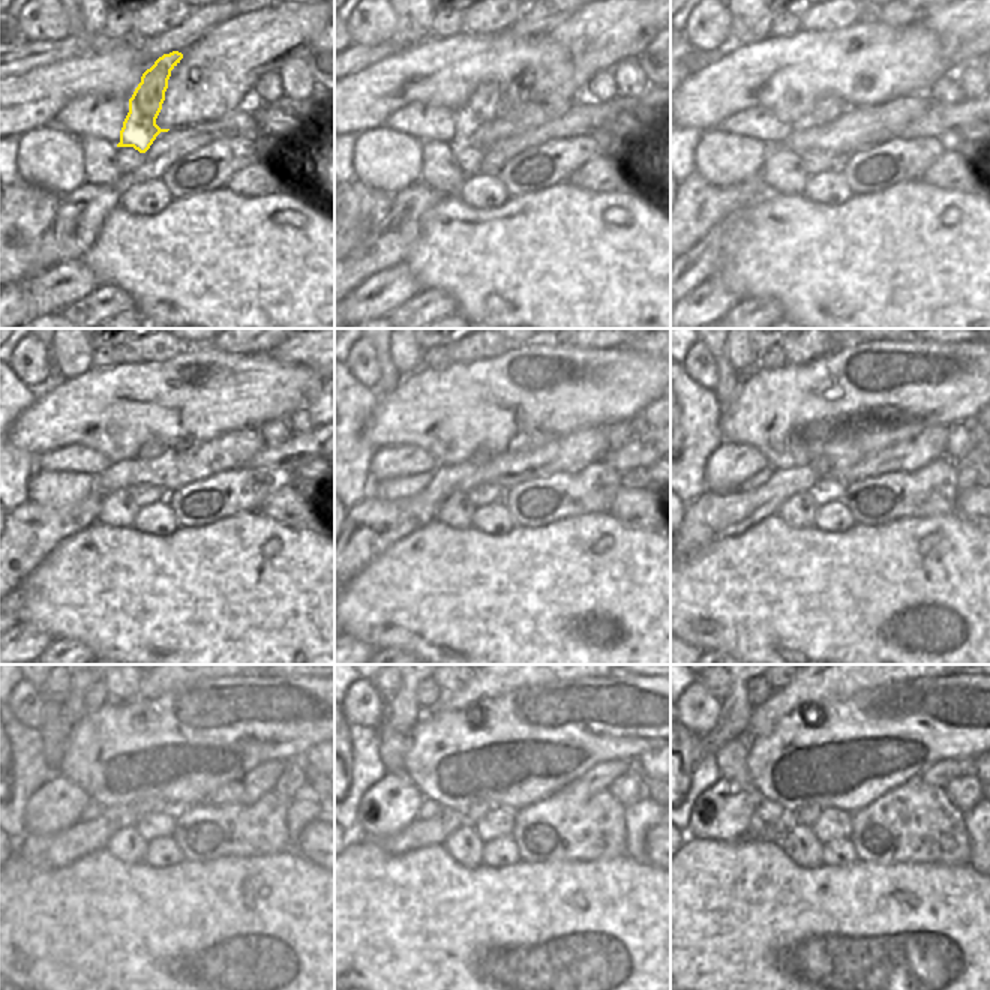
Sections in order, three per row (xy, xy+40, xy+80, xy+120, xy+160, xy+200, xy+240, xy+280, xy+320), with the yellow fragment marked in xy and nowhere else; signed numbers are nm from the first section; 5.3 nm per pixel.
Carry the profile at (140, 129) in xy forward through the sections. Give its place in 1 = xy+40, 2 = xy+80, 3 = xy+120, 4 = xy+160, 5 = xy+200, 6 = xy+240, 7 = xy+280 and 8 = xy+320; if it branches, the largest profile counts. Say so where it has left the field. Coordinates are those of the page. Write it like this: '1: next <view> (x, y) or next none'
1: next xy+40 (483, 105)
2: next xy+80 (828, 107)
3: next xy+120 (153, 447)
4: next xy+160 (483, 455)
5: next xy+200 (822, 467)
6: next xy+240 (149, 804)
7: next xy+280 (476, 812)
8: next xy+320 (807, 816)

